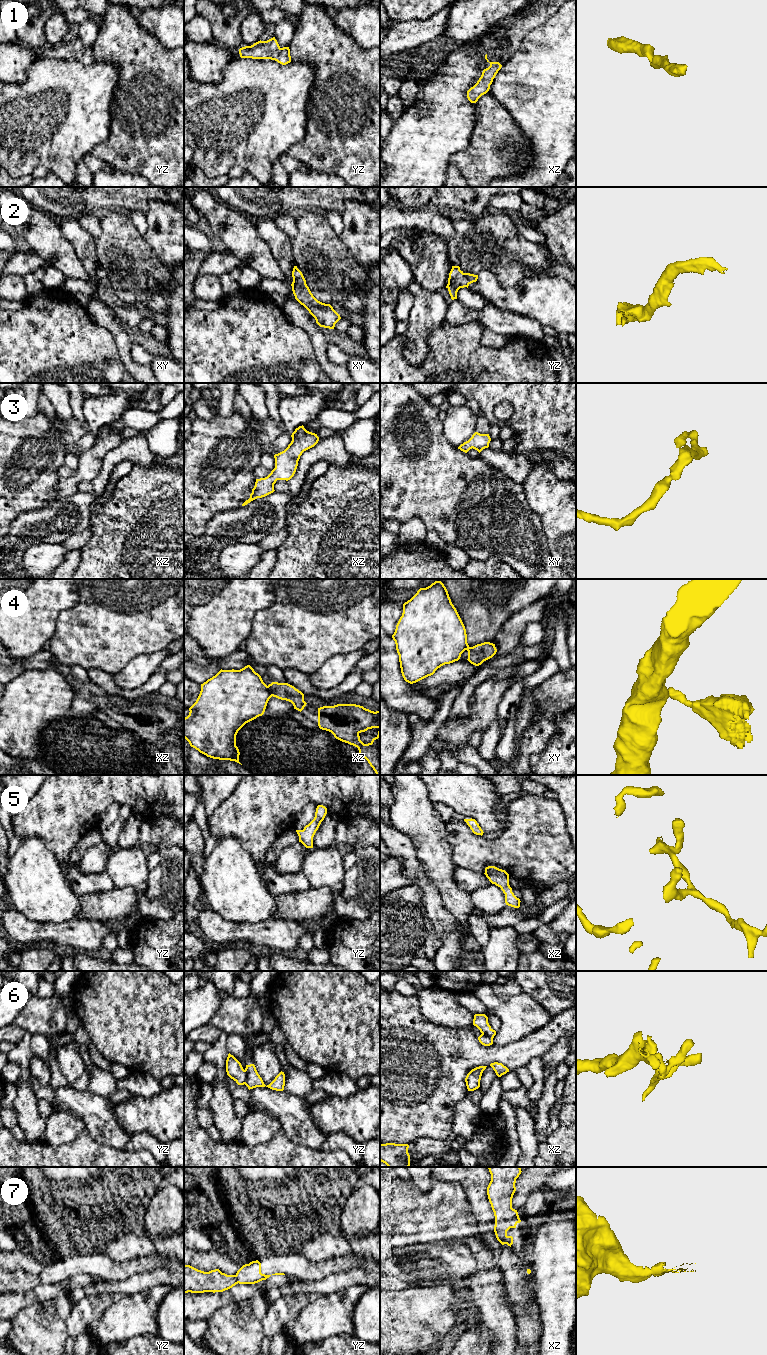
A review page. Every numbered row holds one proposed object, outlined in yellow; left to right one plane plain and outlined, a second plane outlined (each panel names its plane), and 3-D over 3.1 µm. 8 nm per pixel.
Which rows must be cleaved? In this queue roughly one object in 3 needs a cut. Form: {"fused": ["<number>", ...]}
{"fused": ["4", "6"]}

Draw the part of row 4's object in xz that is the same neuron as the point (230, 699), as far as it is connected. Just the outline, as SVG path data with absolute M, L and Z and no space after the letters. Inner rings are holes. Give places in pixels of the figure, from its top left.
M250 665L240 670L221 669L201 684L200 694L189 708L189 715L184 718L184 738L191 747L207 757L241 764L236 735L246 723L264 714L271 697L272 692Z

